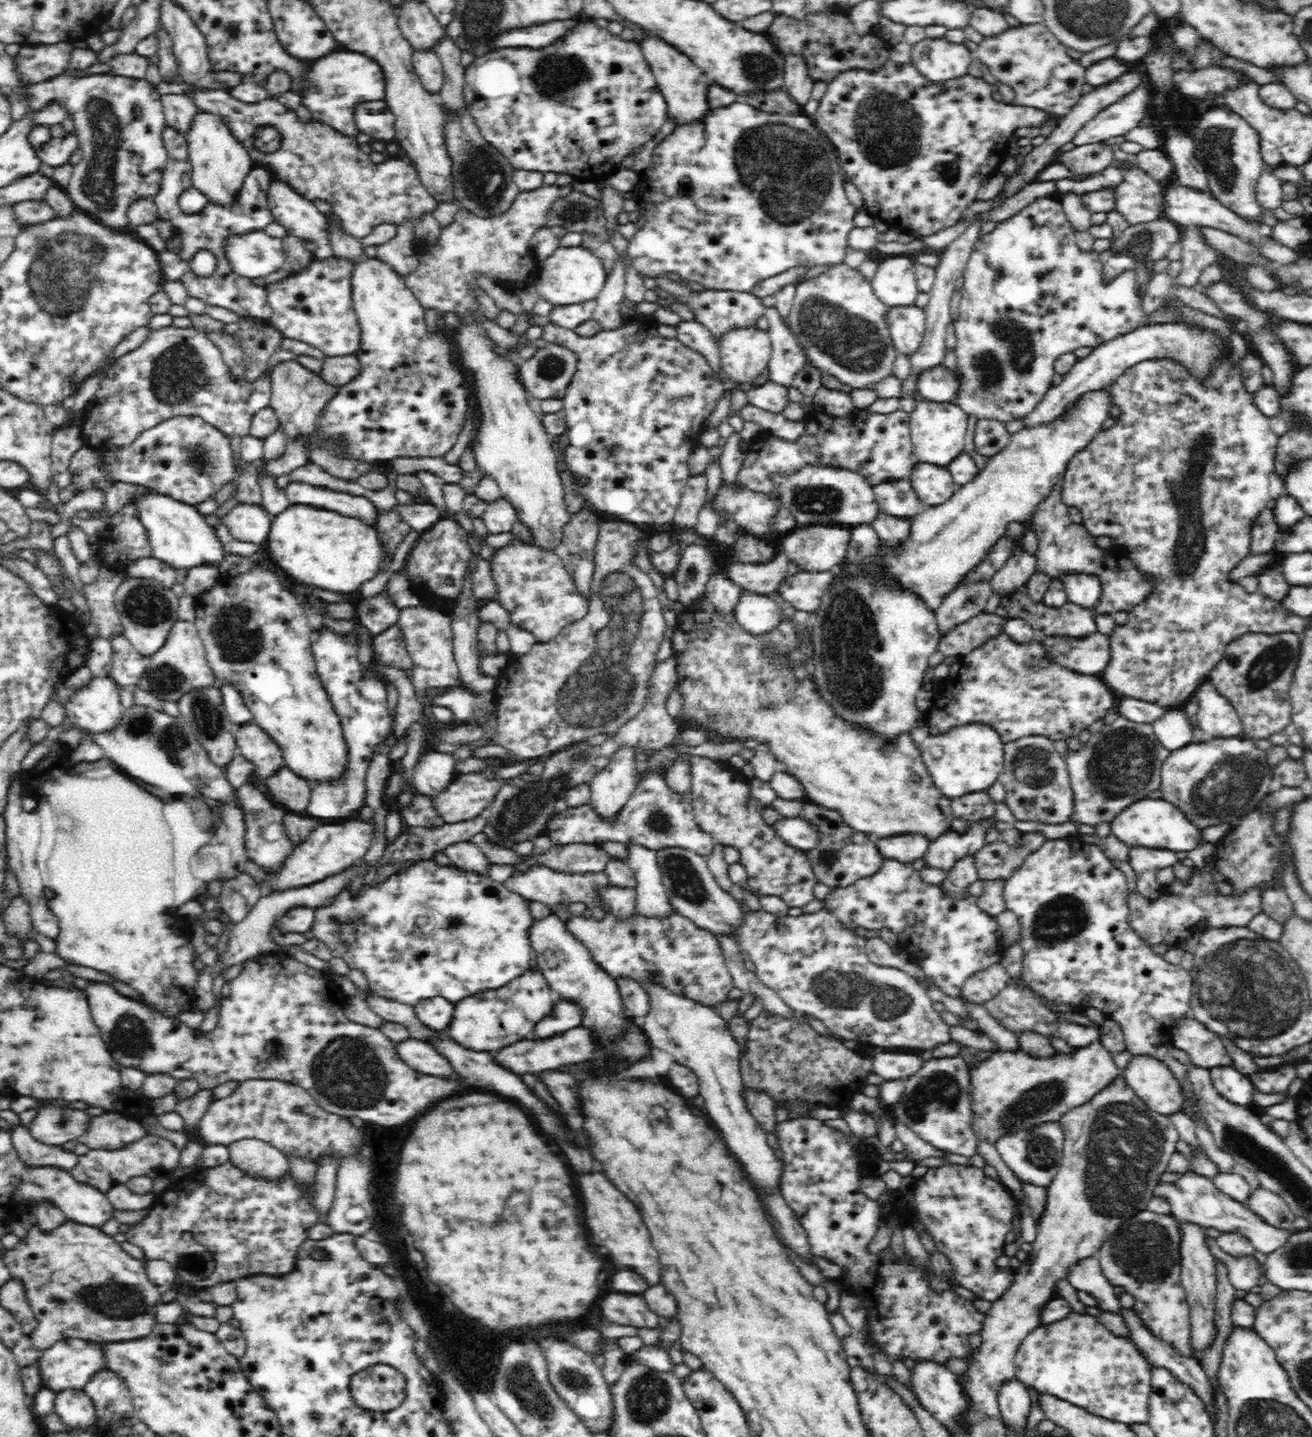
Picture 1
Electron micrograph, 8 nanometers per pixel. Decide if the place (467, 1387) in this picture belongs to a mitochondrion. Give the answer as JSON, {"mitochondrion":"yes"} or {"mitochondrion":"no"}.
{"mitochondrion":"no"}

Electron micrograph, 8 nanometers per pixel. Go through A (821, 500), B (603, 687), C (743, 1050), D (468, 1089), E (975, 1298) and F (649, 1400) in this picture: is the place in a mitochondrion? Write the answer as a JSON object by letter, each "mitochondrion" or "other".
{"A":"mitochondrion","B":"mitochondrion","C":"other","D":"other","E":"other","F":"mitochondrion"}

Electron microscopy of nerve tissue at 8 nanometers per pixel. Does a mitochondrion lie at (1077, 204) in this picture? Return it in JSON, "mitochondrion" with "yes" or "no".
{"mitochondrion":"no"}

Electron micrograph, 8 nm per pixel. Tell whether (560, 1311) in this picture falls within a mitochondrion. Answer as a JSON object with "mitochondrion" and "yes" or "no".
{"mitochondrion":"no"}

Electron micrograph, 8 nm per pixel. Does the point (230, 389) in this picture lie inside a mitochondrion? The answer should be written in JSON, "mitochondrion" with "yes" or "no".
{"mitochondrion":"no"}

